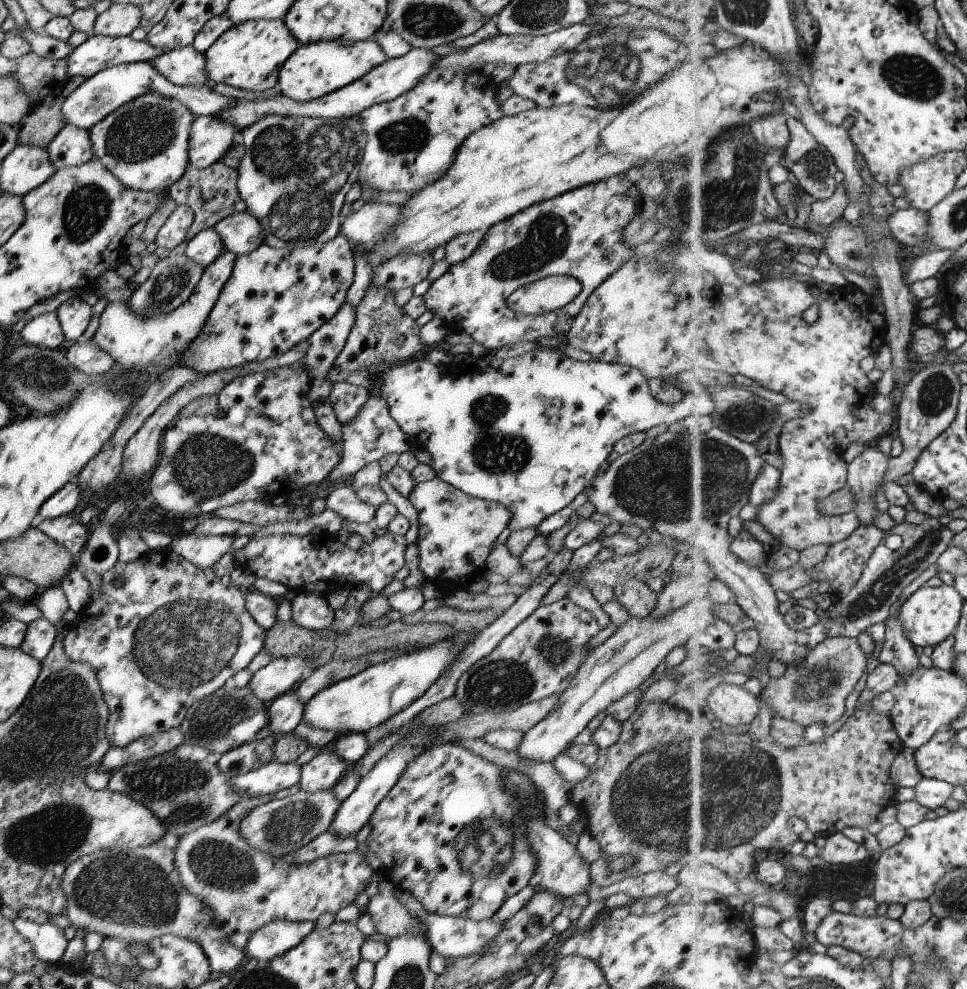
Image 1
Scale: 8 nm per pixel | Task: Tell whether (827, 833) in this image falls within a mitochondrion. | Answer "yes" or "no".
no

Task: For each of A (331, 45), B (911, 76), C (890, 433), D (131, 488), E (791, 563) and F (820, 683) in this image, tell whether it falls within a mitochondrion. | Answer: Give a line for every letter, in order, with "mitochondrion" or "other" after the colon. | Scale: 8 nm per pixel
A: other
B: mitochondrion
C: other
D: other
E: other
F: mitochondrion

